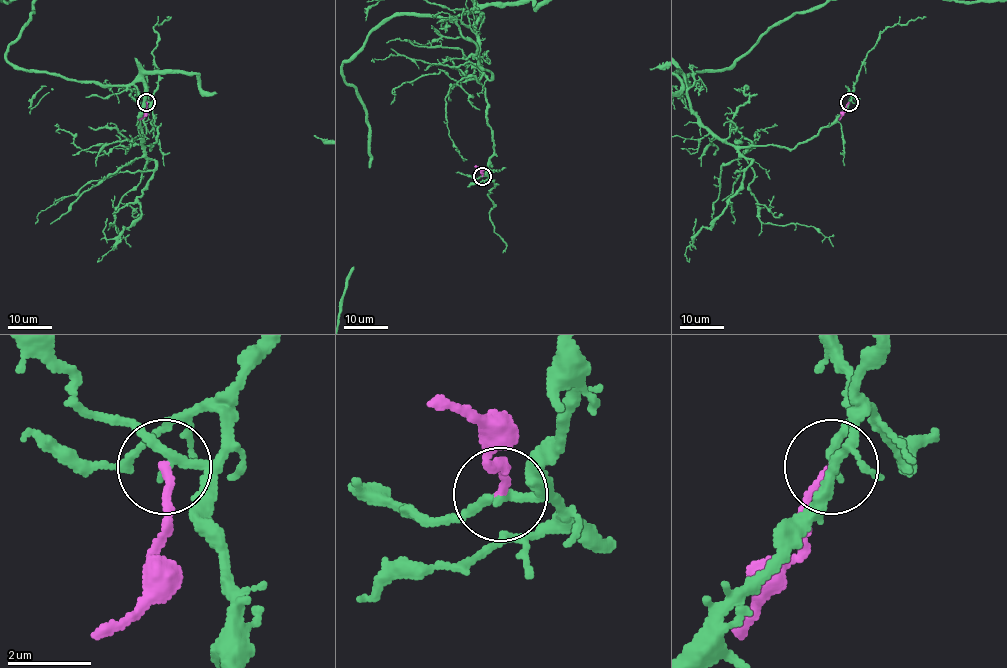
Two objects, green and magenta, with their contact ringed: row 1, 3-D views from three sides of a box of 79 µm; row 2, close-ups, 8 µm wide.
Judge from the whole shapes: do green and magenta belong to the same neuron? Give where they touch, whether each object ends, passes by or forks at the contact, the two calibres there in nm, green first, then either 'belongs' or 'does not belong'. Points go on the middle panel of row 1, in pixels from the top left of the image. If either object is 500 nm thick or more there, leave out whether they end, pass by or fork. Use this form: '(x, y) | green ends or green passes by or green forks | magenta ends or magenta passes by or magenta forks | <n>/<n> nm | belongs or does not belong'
(482, 176) | green passes by | magenta ends | 190/180 nm | does not belong

